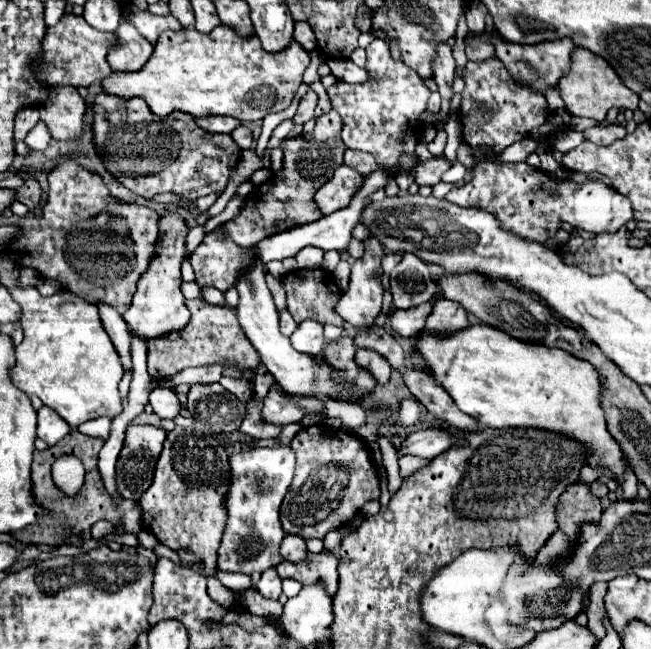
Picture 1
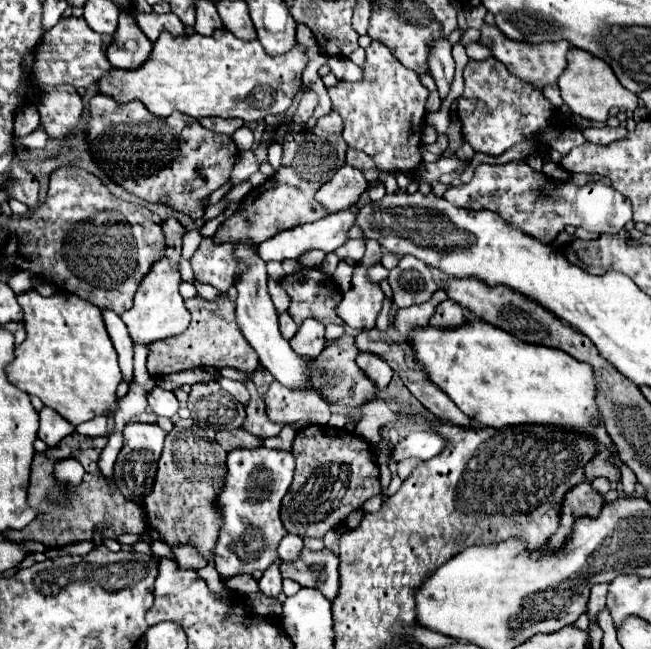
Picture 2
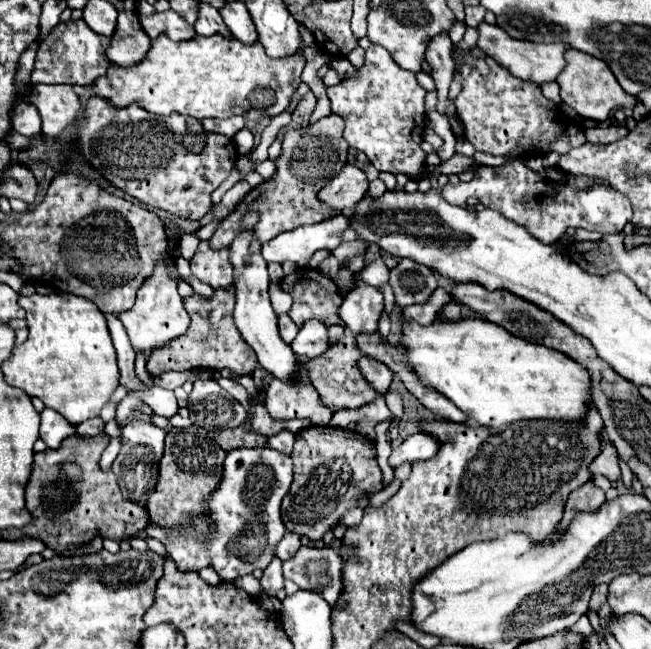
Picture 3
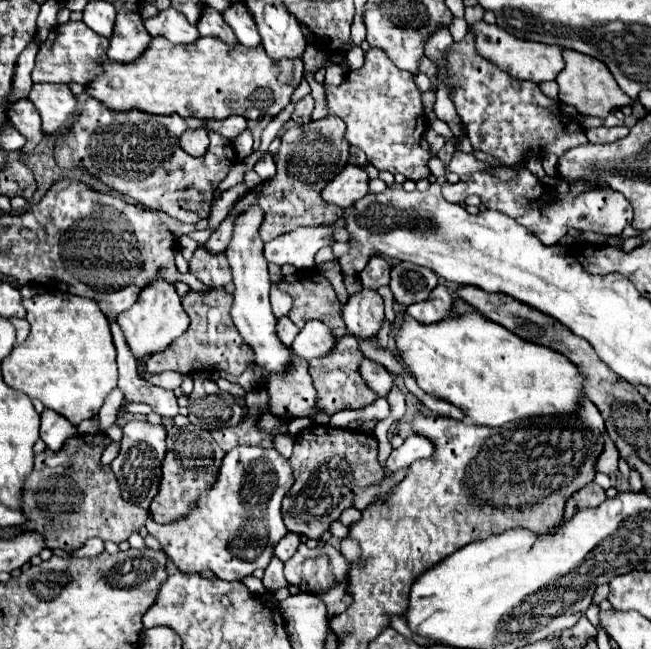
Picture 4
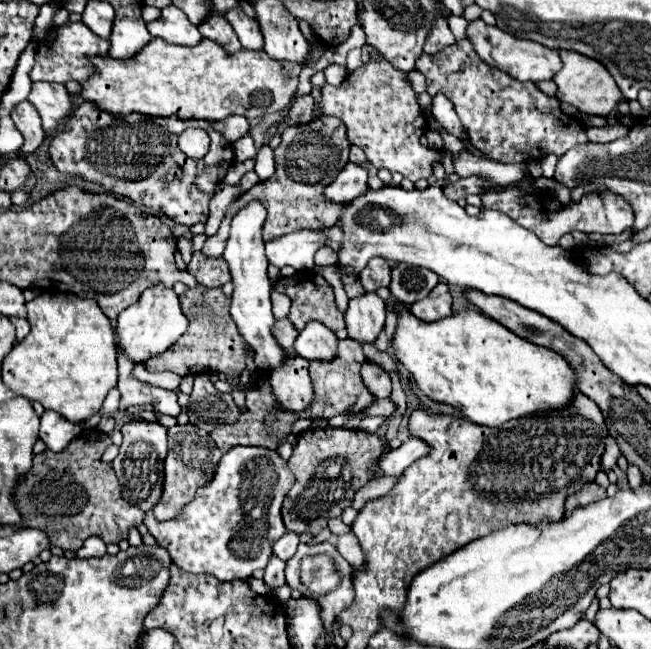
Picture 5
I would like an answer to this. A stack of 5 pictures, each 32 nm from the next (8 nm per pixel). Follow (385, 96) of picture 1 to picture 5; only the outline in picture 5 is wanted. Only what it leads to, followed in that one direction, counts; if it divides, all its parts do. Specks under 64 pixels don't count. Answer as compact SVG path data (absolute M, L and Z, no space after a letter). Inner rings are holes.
M382 56L380 60L370 58L360 70L348 74L340 86L326 84L322 88L322 112L338 116L346 124L348 142L360 146L366 152L368 162L378 170L386 168L390 172L400 172L404 178L418 182L420 178L430 178L432 162L440 160L436 150L420 144L427 130L426 118L406 72L392 68ZM350 88L354 92L350 92Z

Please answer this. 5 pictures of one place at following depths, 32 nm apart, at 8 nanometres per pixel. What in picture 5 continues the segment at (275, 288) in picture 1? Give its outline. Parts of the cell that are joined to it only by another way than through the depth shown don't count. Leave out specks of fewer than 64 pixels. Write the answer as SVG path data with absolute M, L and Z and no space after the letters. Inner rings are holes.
M272 290L272 312L274 312L274 318L284 318L290 310L290 304L292 300L276 290Z

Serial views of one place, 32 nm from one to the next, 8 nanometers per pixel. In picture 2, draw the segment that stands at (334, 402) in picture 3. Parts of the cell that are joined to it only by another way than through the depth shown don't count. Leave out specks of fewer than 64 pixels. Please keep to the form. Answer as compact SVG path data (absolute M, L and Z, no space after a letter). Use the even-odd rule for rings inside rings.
M344 326L344 334L340 340L334 340L330 342L324 352L312 360L312 382L316 386L324 386L326 388L322 390L326 402L334 402L334 404L346 404L346 406L362 406L364 402L372 400L372 396L376 394L376 386L372 384L372 380L368 380L368 376L364 376L364 372L356 366L356 354L358 354L358 348L354 344L354 336L356 336L356 330L354 328L348 328Z

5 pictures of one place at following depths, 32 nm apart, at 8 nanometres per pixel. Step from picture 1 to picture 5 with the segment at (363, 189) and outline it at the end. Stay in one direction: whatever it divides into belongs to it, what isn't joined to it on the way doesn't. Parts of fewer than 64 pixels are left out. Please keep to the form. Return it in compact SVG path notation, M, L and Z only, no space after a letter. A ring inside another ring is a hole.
M300 230L284 234L266 244L266 258L278 268L292 266L296 270L312 270L314 254L320 246L324 246L324 242L324 230Z

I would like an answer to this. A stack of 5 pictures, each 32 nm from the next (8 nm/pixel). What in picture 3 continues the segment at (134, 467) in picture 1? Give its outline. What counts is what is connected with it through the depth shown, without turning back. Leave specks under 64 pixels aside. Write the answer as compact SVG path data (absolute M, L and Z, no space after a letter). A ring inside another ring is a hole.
M132 420L122 428L122 450L112 464L112 472L118 478L122 496L128 498L130 502L146 506L148 496L154 492L156 478L158 478L158 464L164 452L164 436L166 430L140 420Z

